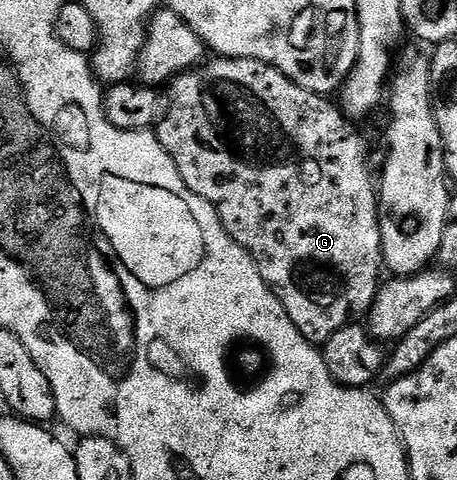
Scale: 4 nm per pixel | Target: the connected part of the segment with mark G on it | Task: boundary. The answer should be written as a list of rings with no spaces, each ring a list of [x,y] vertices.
[[[221,56],[213,60],[215,62],[207,61],[201,68],[187,70],[185,74],[169,83],[168,105],[165,107],[162,121],[156,126],[158,143],[178,165],[184,184],[188,184],[188,188],[192,188],[196,196],[204,196],[204,200],[214,205],[228,236],[232,236],[232,240],[236,240],[236,244],[240,244],[240,248],[244,248],[252,256],[260,276],[264,276],[268,288],[274,292],[280,304],[284,304],[300,336],[304,336],[312,344],[325,344],[336,332],[361,319],[358,318],[361,314],[362,317],[369,315],[374,297],[378,295],[380,279],[383,277],[381,274],[384,274],[379,191],[376,189],[375,171],[374,174],[370,171],[370,150],[354,128],[355,123],[335,103],[334,107],[329,97],[300,88],[300,84],[284,76],[276,67],[264,64],[260,60]]]

